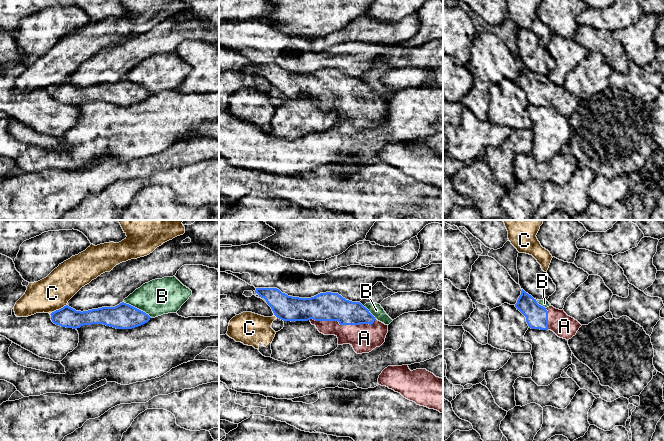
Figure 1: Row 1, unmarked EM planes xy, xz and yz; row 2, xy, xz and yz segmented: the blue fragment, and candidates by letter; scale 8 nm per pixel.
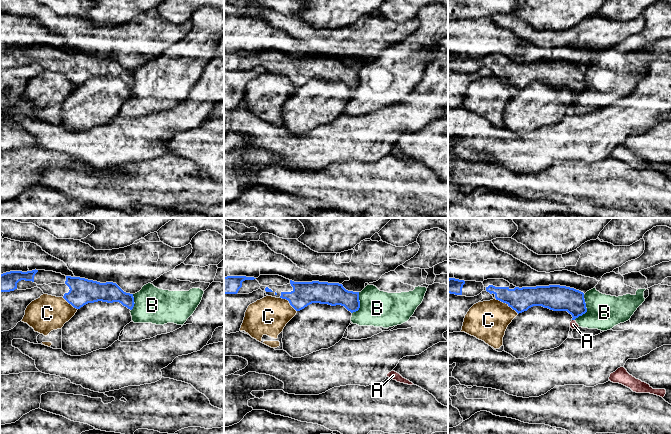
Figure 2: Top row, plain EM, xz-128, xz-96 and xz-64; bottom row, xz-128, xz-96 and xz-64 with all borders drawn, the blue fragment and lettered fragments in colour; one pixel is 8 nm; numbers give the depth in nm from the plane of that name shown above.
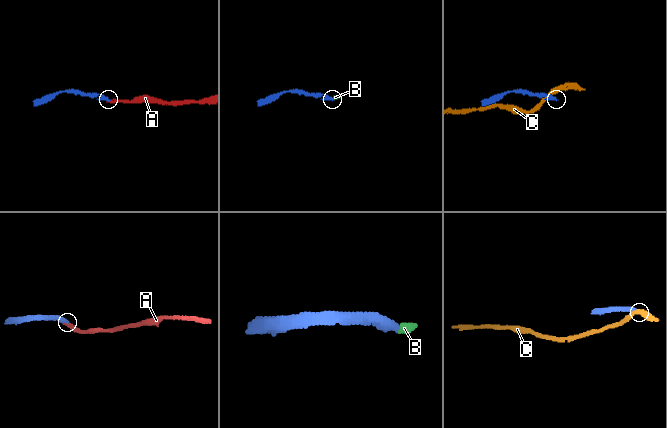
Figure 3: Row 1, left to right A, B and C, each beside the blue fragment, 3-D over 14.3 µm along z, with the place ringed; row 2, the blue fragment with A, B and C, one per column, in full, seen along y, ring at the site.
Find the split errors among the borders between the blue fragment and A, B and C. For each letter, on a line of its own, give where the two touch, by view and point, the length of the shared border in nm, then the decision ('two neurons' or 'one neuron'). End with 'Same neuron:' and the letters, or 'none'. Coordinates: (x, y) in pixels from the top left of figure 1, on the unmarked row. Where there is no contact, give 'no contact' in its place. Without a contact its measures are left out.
A: xz (342, 100) | 550 nm | one neuron
B: xy (136, 84) | 260 nm | two neurons
C: xy (59, 85) | 160 nm | two neurons
Same neuron: A

